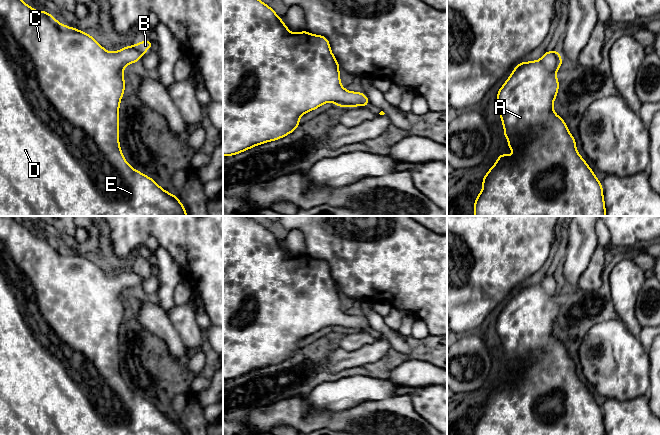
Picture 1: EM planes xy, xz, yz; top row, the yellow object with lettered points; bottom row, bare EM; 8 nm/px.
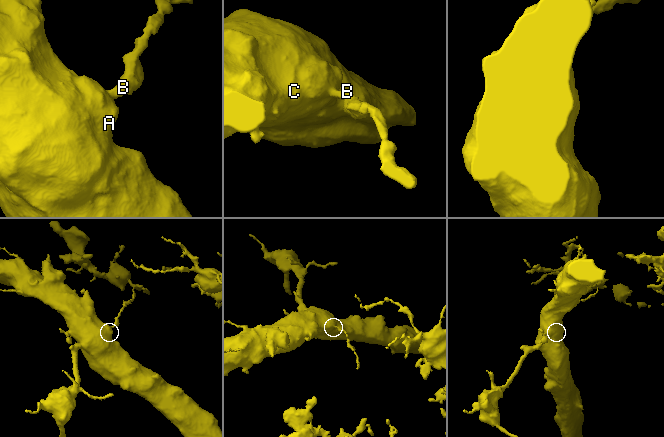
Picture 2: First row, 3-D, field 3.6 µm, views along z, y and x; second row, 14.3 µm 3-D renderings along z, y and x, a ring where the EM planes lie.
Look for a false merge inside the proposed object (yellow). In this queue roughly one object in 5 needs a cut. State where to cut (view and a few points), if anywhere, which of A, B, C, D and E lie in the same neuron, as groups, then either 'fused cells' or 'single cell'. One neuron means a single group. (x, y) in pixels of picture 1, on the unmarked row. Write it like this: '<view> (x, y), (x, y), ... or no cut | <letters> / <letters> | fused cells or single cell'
no cut | A B C D E | single cell

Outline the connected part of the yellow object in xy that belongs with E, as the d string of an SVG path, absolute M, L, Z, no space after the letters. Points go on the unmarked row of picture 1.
M0 216L0 435L186 435L176 419L133 393L119 369L119 330L125 313L123 293L139 285L152 269L153 266L143 264L109 276L86 256L59 247L48 236L36 235L20 224L18 216Z

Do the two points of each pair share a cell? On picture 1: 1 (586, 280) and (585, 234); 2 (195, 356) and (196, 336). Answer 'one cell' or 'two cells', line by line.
1: two cells
2: two cells

